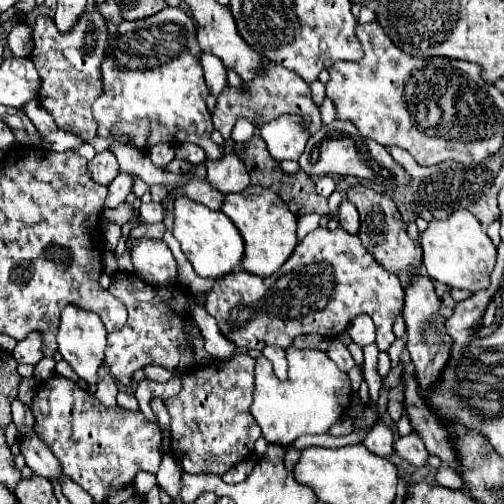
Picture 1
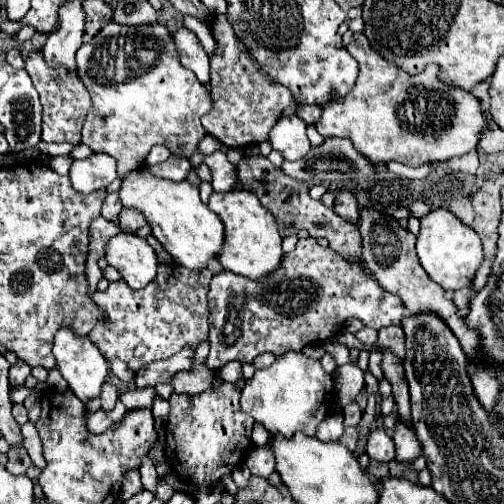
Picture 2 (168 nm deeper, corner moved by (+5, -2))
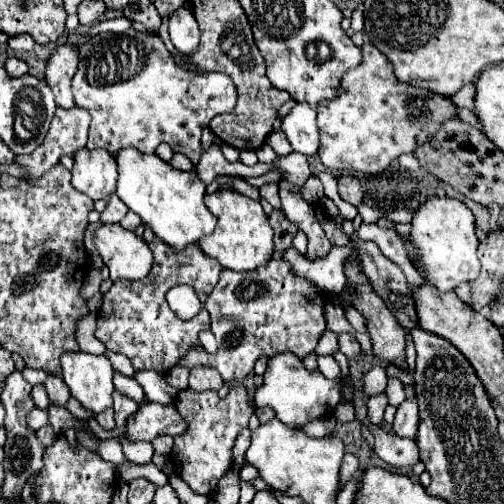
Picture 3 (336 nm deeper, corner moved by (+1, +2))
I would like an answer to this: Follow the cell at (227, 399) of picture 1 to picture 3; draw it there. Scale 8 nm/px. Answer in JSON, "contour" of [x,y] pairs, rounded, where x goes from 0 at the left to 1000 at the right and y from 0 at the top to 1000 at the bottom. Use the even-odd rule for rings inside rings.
{"contour":[[[460,766],[448,790],[437,790],[429,778],[385,778],[377,770],[357,774],[349,810],[373,837],[373,853],[345,869],[345,889],[337,897],[345,933],[389,980],[417,984],[429,972],[433,952],[460,925],[460,889],[468,881],[468,865],[492,845],[504,806],[484,766]]]}

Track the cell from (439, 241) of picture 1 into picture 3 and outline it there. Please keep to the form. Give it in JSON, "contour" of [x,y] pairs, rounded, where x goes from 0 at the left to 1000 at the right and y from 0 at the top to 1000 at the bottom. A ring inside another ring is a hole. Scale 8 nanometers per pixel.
{"contour":[[[849,389],[841,405],[821,417],[817,456],[810,464],[821,500],[813,508],[825,536],[841,540],[841,556],[865,567],[873,579],[901,575],[913,560],[940,556],[952,540],[952,520],[944,508],[948,472],[937,417],[909,393],[893,389]]]}

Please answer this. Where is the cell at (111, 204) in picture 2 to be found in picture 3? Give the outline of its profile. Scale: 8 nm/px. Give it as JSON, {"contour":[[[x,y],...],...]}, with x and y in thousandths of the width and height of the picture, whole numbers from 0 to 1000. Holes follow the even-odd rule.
{"contour":[[[222,385],[218,397],[214,397],[210,417],[198,429],[198,440],[202,444],[234,444],[250,429],[250,421],[254,421],[254,409],[230,385]]]}

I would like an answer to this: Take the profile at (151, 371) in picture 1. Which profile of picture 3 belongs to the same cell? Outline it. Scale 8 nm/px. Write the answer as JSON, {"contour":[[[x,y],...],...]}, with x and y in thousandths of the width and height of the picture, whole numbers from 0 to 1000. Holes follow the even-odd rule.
{"contour":[[[393,726],[377,734],[377,770],[405,778],[405,774],[425,774],[433,778],[440,770],[440,746],[433,742],[429,730],[413,730],[413,726]]]}

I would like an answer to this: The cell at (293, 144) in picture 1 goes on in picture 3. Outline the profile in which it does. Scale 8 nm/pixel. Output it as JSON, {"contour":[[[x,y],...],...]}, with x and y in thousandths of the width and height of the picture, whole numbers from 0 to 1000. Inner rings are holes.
{"contour":[[[591,202],[560,238],[560,262],[587,302],[607,310],[627,306],[635,290],[635,266],[627,250],[627,218],[615,206]]]}

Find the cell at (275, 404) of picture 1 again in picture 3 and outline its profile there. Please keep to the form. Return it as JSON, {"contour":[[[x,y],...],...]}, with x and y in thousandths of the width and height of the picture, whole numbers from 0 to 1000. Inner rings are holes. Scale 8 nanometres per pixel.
{"contour":[[[563,698],[532,714],[532,734],[524,742],[524,766],[508,774],[504,798],[508,810],[536,806],[548,817],[548,829],[571,849],[599,849],[603,841],[659,817],[679,794],[679,766],[647,754],[635,738],[611,738],[591,706]]]}

